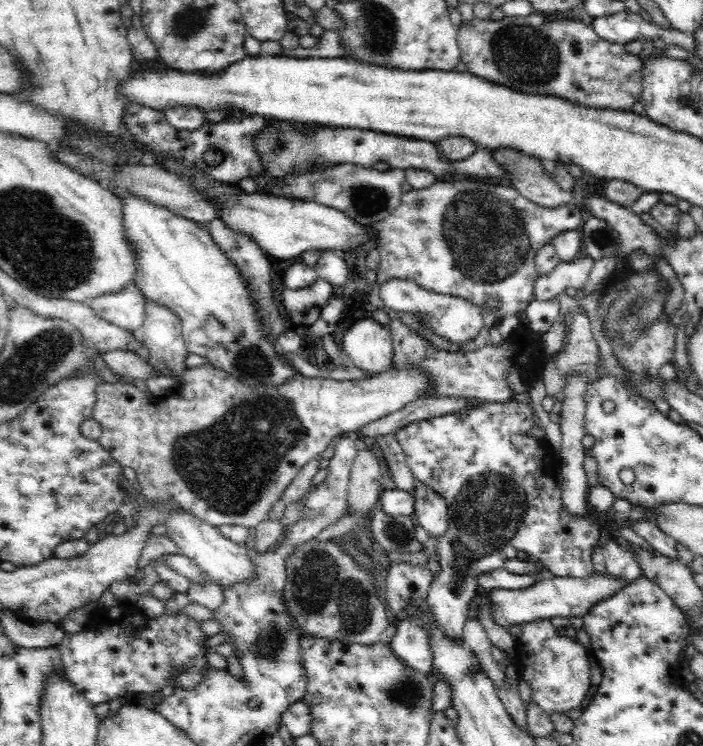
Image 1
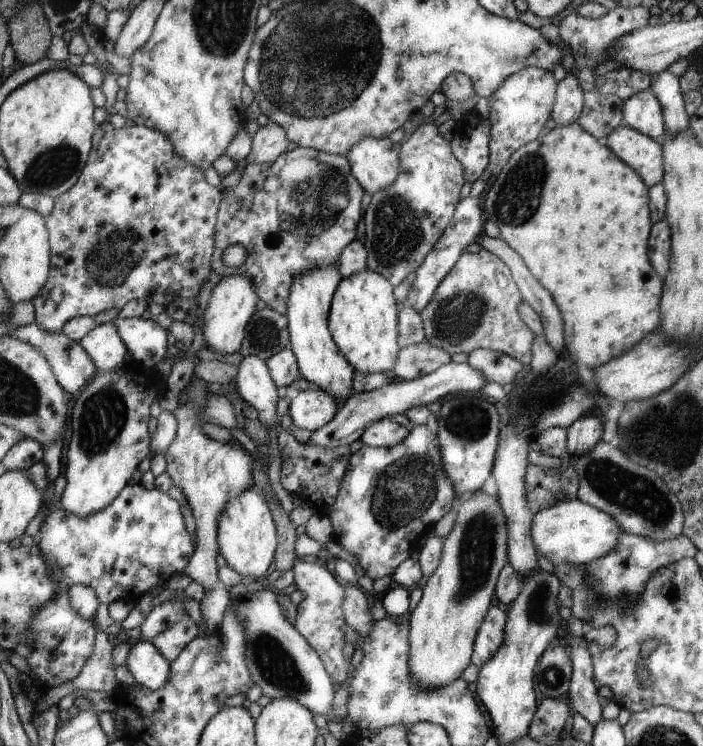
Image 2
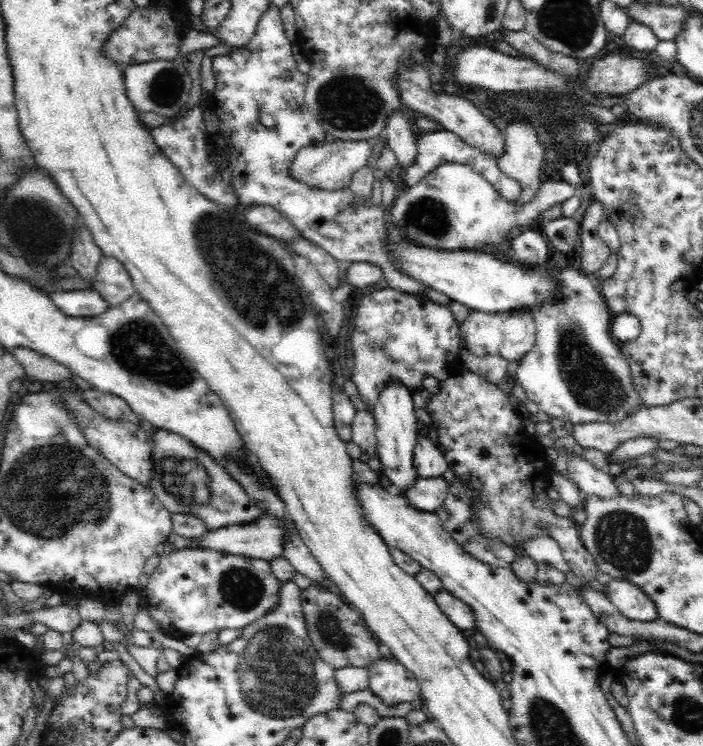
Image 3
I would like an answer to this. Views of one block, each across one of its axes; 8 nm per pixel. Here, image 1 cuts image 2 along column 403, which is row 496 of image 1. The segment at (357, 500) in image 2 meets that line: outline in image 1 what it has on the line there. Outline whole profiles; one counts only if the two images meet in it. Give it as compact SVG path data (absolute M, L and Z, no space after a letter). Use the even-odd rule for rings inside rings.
M476 399L476 404L474 404L472 408L468 408L468 410L460 410L460 412L452 412L452 414L440 416L440 418L432 417L418 422L418 428L420 428L420 430L412 430L412 423L410 423L395 432L395 437L402 447L406 464L410 467L412 474L419 482L430 485L436 493L444 497L444 501L446 501L448 505L448 512L450 512L446 532L431 542L431 544L435 544L437 560L439 560L440 563L440 572L433 575L427 597L425 598L428 607L435 613L435 619L442 625L442 628L446 629L446 635L448 637L458 637L462 640L463 626L469 619L468 608L471 606L472 598L474 598L476 592L478 592L478 580L482 578L483 575L491 574L493 571L498 570L498 568L502 568L506 561L518 558L516 552L526 552L526 554L530 554L530 556L536 556L539 562L539 568L541 571L545 571L549 576L556 576L557 578L560 576L568 576L570 579L586 579L592 572L595 572L591 556L592 552L594 552L594 546L596 546L598 540L600 540L600 526L598 526L598 523L594 522L592 518L588 517L587 514L584 516L572 516L571 513L566 510L566 506L563 504L562 485L556 482L557 476L559 475L560 459L554 455L555 451L553 447L547 445L545 439L530 436L533 423L534 417L528 404L517 403L514 400L500 403ZM546 458L550 458L550 474L546 474L546 466L544 466L544 460L546 460Z

